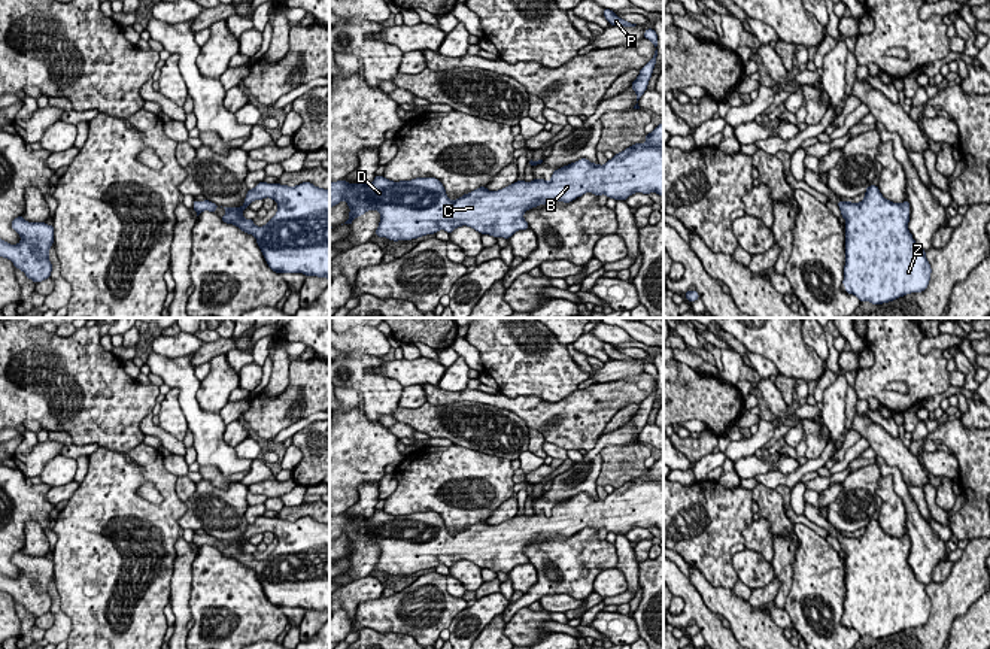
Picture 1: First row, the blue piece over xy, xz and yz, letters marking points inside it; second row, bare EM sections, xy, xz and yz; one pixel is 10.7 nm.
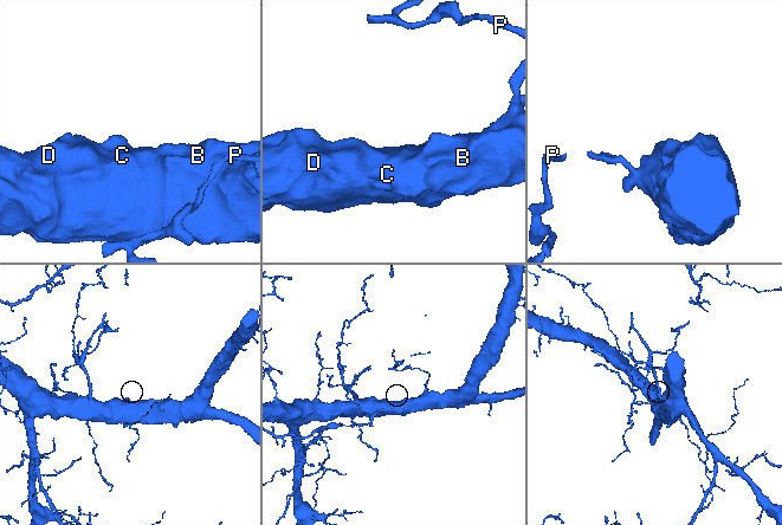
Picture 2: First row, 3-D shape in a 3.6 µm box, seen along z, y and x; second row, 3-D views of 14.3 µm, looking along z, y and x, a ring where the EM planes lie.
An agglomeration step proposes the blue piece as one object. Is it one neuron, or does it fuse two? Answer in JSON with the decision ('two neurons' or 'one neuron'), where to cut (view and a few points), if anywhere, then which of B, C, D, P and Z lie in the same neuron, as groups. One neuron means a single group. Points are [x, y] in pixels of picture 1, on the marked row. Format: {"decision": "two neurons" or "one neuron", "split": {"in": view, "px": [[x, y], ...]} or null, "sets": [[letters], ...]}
{"decision": "one neuron", "split": null, "sets": [["B", "C", "D", "P", "Z"]]}

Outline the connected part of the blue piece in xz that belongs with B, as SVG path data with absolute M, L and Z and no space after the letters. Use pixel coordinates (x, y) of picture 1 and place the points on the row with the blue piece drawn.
M663 122L646 134L644 143L635 143L614 154L604 166L592 164L589 160L581 158L555 170L549 182L544 179L525 182L522 179L498 191L480 186L456 200L450 200L443 182L432 176L394 182L376 175L371 184L347 184L344 179L330 182L330 207L343 200L347 203L350 212L344 224L352 224L355 218L368 210L379 210L380 222L374 236L394 242L435 234L440 230L450 234L462 225L471 227L480 234L510 239L516 231L529 228L523 219L526 210L538 204L570 203L586 192L592 192L596 197L605 194L608 198L623 201L635 192L658 192L663 197Z

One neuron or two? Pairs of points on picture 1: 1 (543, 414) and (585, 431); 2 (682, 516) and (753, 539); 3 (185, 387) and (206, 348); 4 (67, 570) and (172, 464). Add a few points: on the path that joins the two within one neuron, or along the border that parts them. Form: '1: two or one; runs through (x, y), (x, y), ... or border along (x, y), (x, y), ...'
1: one; runs through (553, 414), (558, 414), (567, 422), (574, 422)
2: two; border along (753, 521), (743, 531), (744, 548)
3: two; border along (193, 354), (191, 361), (196, 366)
4: two; border along (163, 457), (163, 466), (176, 476)

